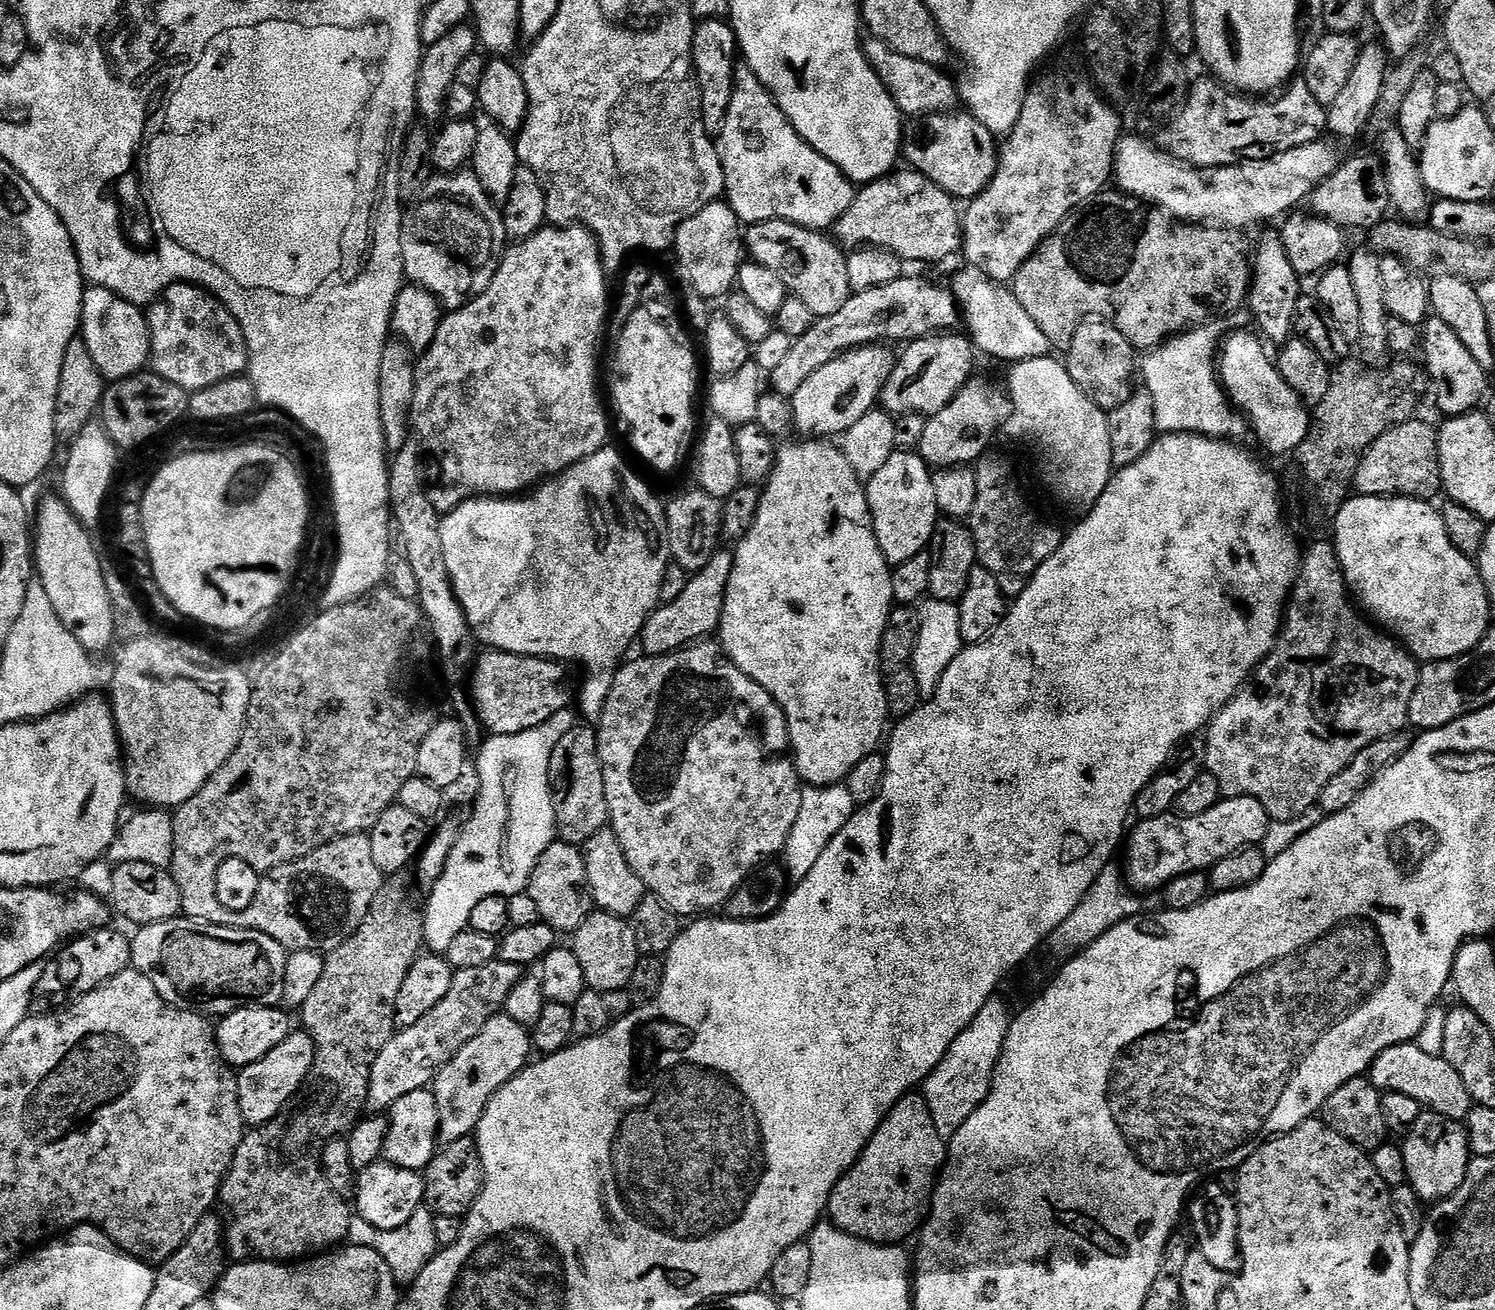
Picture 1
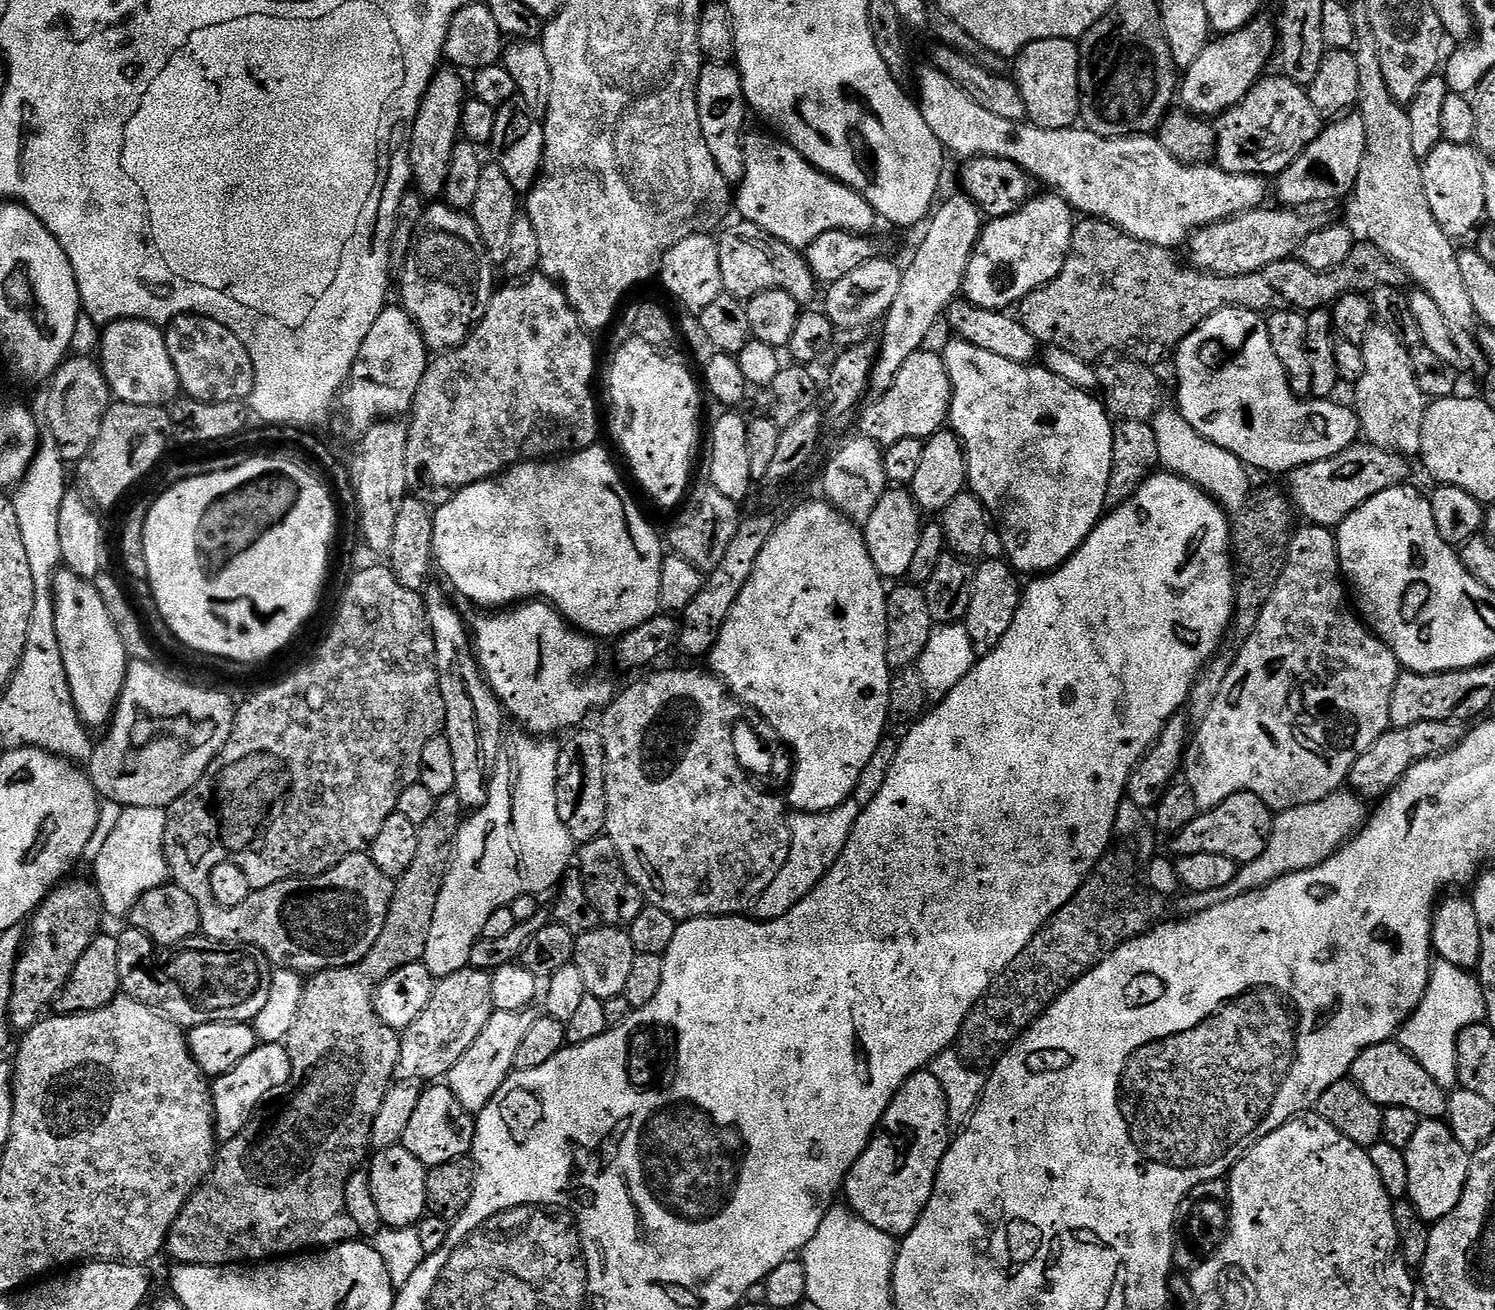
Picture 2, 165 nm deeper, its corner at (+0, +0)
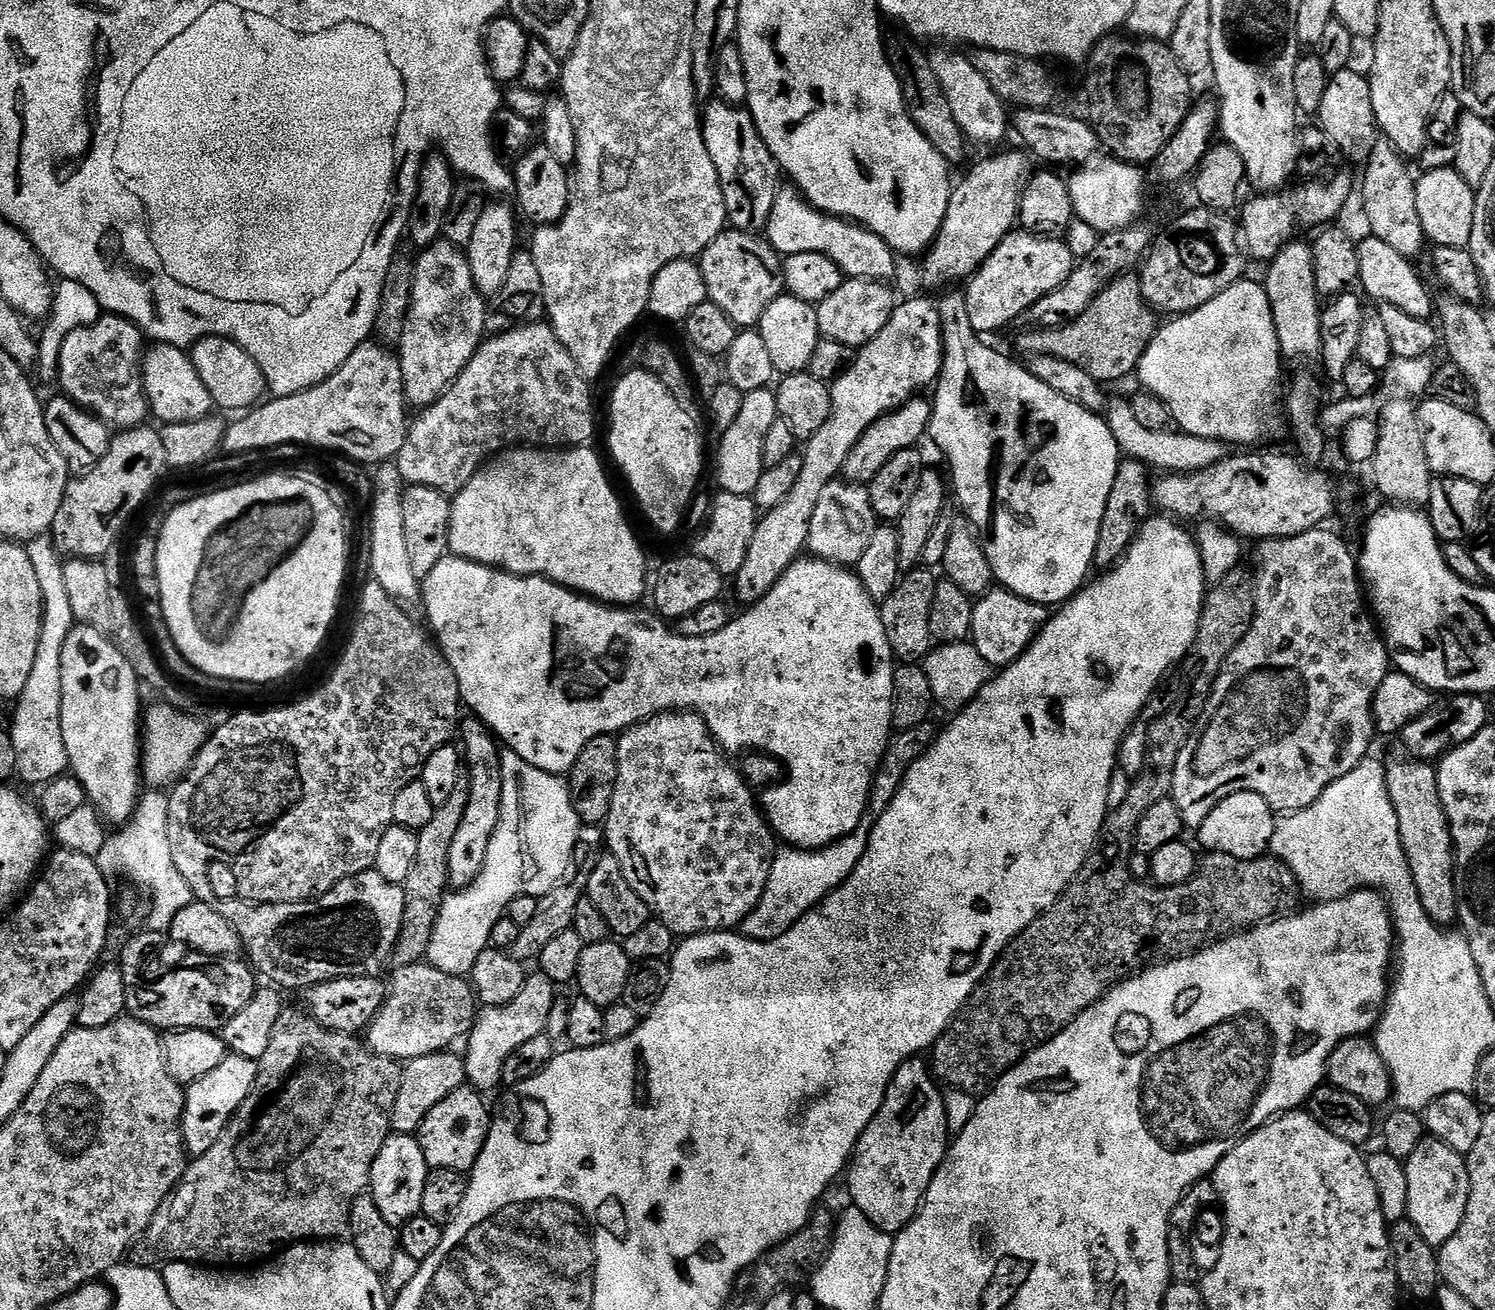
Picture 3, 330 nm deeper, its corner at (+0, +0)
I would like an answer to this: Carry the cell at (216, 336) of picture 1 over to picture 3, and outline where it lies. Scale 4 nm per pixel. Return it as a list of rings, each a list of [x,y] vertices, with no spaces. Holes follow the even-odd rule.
[[[207,336],[197,340],[190,355],[194,370],[198,370],[198,378],[202,378],[206,390],[210,390],[210,398],[217,409],[225,408],[228,412],[236,412],[232,414],[240,414],[257,407],[265,399],[266,385],[258,362],[254,362],[254,358],[229,336]]]

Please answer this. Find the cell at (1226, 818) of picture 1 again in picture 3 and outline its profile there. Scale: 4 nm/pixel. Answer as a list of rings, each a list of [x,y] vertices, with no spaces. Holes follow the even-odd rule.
[[[1239,792],[1222,798],[1222,802],[1206,814],[1199,828],[1195,829],[1194,836],[1200,839],[1199,847],[1204,847],[1205,853],[1221,852],[1243,860],[1258,860],[1272,847],[1277,819],[1277,813],[1272,811],[1262,794]]]

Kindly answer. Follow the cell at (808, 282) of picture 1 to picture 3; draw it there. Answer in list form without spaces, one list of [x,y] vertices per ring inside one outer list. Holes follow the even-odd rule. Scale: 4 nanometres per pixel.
[[[725,230],[706,246],[698,263],[706,282],[708,300],[722,306],[737,329],[755,329],[766,306],[785,295],[782,257],[763,235]]]

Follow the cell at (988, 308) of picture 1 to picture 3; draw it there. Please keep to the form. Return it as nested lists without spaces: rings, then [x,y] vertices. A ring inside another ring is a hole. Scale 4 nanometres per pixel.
[[[1113,399],[1109,403],[1106,409],[1106,419],[1110,430],[1114,434],[1114,442],[1118,442],[1121,453],[1127,459],[1138,460],[1143,464],[1148,465],[1149,469],[1159,471],[1164,474],[1187,474],[1189,472],[1201,472],[1206,470],[1210,466],[1214,466],[1218,462],[1222,462],[1227,456],[1233,455],[1233,445],[1222,442],[1221,440],[1211,440],[1210,438],[1198,438],[1197,436],[1191,436],[1185,432],[1179,430],[1169,430],[1163,432],[1162,430],[1146,430],[1146,426],[1141,426],[1138,423],[1138,418],[1134,414],[1131,403],[1127,399],[1115,400]]]

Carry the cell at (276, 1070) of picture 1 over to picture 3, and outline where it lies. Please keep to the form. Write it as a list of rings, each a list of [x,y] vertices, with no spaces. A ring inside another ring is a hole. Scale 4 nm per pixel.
[[[228,1054],[215,1070],[206,1074],[206,1078],[198,1078],[193,1084],[187,1085],[184,1094],[184,1117],[180,1129],[184,1135],[184,1151],[189,1157],[206,1154],[206,1150],[210,1150],[210,1146],[214,1146],[214,1142],[222,1138],[228,1121],[242,1106],[242,1102],[246,1102],[259,1069],[260,1065],[255,1060]]]

